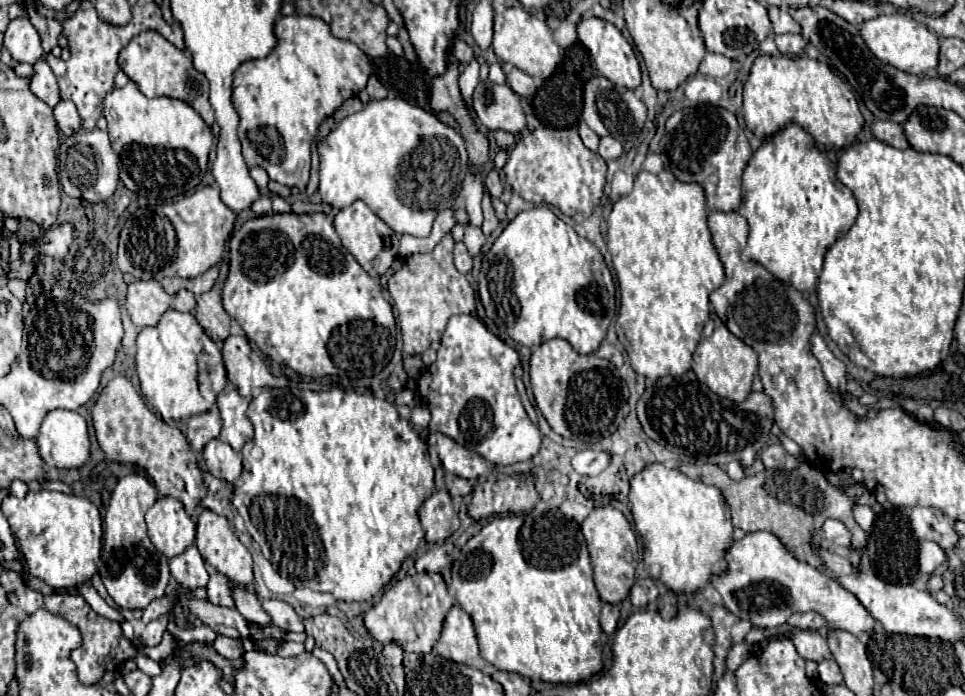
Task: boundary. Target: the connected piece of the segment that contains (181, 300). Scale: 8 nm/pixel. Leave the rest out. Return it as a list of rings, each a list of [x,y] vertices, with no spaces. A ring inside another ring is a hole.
[[[188,289],[178,291],[178,293],[174,295],[174,303],[172,303],[172,307],[174,307],[176,311],[188,311],[188,313],[192,313],[194,307],[196,307],[194,293],[190,293]]]

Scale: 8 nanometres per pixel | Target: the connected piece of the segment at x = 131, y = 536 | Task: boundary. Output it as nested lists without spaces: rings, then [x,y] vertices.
[[[130,473],[118,479],[110,505],[104,515],[104,547],[100,577],[108,589],[108,595],[122,609],[144,609],[152,599],[166,593],[170,581],[168,557],[156,551],[146,533],[144,515],[158,499],[158,493],[150,479],[142,473]]]

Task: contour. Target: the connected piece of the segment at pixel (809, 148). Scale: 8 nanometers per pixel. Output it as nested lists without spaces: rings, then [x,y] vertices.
[[[790,123],[784,127],[784,131],[768,137],[748,161],[742,175],[742,195],[742,215],[746,217],[750,229],[742,259],[764,265],[776,279],[796,287],[802,293],[812,293],[816,289],[828,247],[834,245],[838,237],[846,235],[858,217],[856,199],[852,191],[844,189],[844,185],[838,181],[830,159],[816,149],[814,139],[802,127]]]

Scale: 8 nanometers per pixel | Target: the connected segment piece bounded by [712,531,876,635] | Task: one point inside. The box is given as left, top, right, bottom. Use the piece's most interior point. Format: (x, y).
(764, 583)

